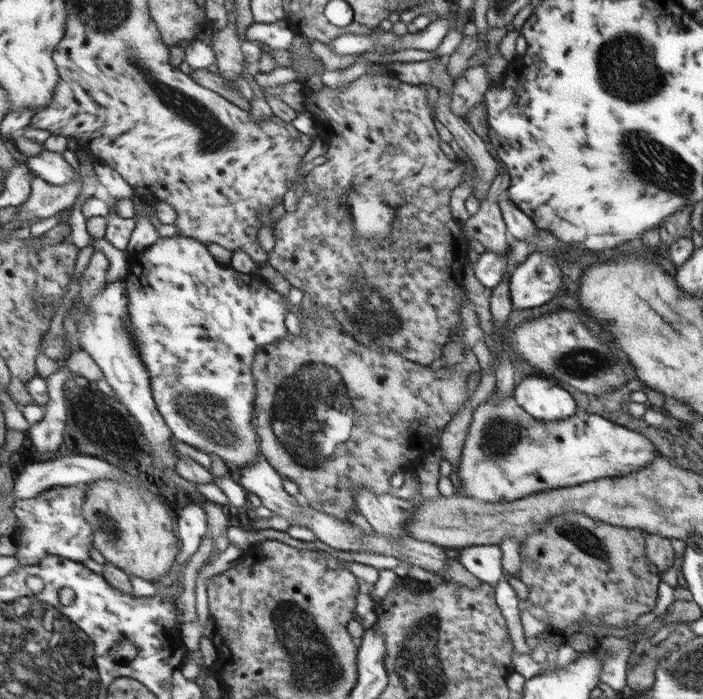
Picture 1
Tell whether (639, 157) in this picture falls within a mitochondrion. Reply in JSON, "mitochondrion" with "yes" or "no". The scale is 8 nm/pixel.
{"mitochondrion":"yes"}

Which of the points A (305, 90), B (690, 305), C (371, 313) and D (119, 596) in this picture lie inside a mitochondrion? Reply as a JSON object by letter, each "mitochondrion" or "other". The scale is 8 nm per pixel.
{"A":"other","B":"mitochondrion","C":"mitochondrion","D":"other"}

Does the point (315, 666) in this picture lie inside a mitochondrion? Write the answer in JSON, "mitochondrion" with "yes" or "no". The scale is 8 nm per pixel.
{"mitochondrion":"yes"}

